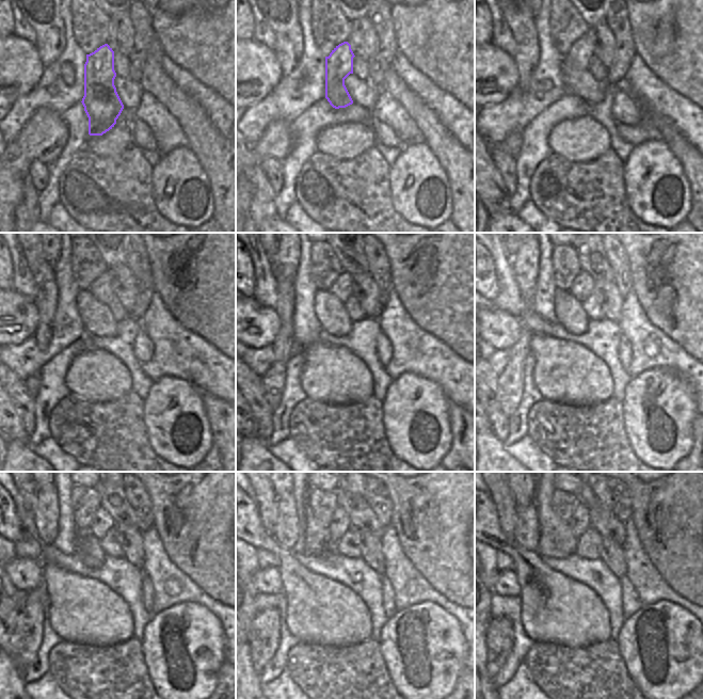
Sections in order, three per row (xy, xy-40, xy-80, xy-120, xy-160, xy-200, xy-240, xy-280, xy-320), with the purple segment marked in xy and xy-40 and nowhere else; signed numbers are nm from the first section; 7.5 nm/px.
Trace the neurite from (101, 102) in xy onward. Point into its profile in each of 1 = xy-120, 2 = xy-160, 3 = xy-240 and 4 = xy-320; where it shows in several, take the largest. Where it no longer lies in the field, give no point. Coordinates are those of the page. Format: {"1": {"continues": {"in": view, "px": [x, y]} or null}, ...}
{"1": {"continues": {"in": "xy-120", "px": [102, 288]}}, "2": {"continues": {"in": "xy-160", "px": [342, 287]}}, "3": {"continues": {"in": "xy-240", "px": [102, 522]}}, "4": {"continues": {"in": "xy-320", "px": [579, 521]}}}

